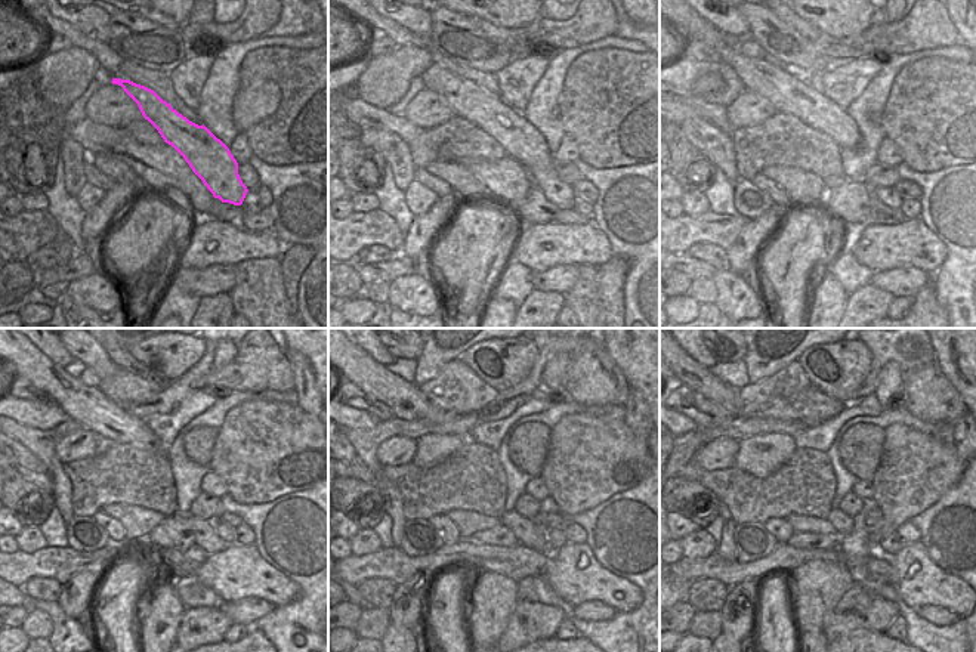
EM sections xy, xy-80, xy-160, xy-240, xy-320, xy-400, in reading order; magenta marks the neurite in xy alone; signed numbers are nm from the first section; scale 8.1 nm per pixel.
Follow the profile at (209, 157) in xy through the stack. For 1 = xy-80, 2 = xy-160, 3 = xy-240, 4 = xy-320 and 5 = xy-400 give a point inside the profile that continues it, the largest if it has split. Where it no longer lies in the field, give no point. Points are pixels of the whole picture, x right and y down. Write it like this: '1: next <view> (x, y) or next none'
1: next xy-80 (521, 141)
2: next xy-160 (788, 93)
3: next xy-240 (89, 407)
4: next xy-320 (405, 401)
5: next xy-400 (689, 373)

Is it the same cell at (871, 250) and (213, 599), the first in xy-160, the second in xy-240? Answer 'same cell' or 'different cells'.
different cells

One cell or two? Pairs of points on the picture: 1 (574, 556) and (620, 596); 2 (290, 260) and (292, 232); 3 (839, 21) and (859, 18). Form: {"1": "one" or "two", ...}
{"1": "one", "2": "two", "3": "one"}

